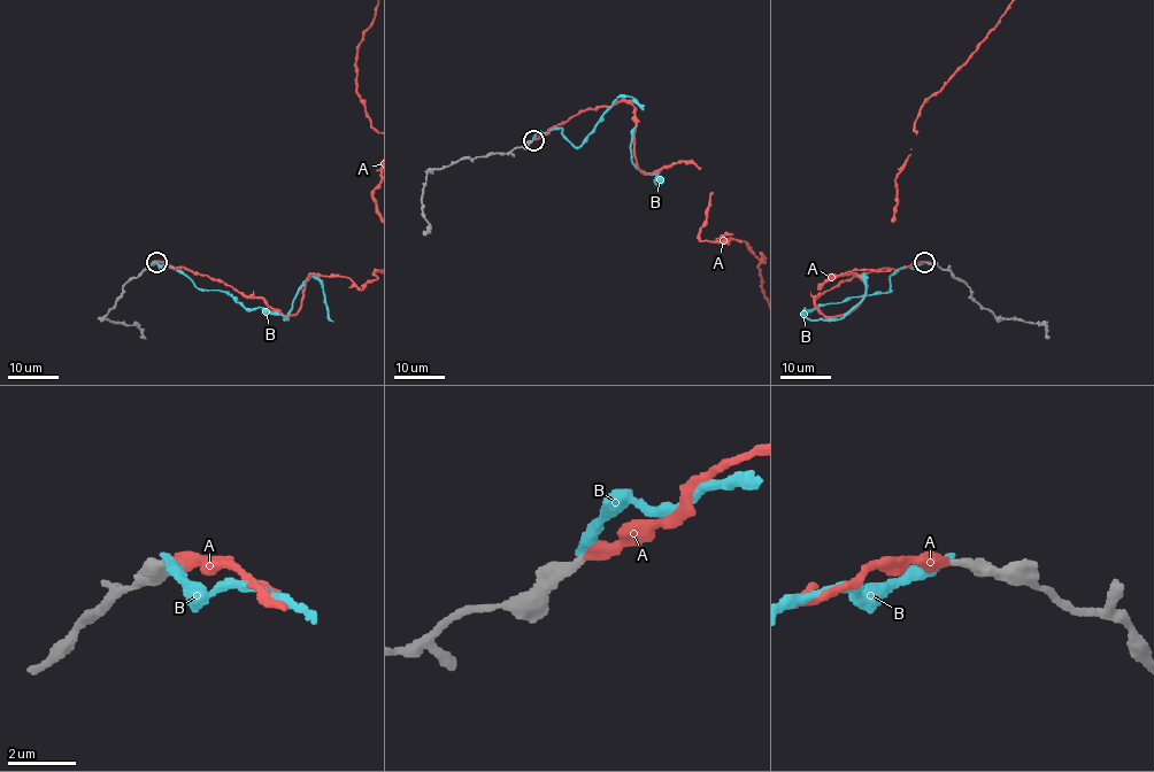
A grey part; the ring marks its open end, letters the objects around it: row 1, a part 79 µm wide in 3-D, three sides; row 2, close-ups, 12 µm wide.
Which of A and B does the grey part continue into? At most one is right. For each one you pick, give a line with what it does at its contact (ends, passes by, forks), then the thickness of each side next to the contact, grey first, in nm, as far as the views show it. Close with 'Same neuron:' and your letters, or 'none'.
A: it ends | 280/440 nm
Same neuron: A

